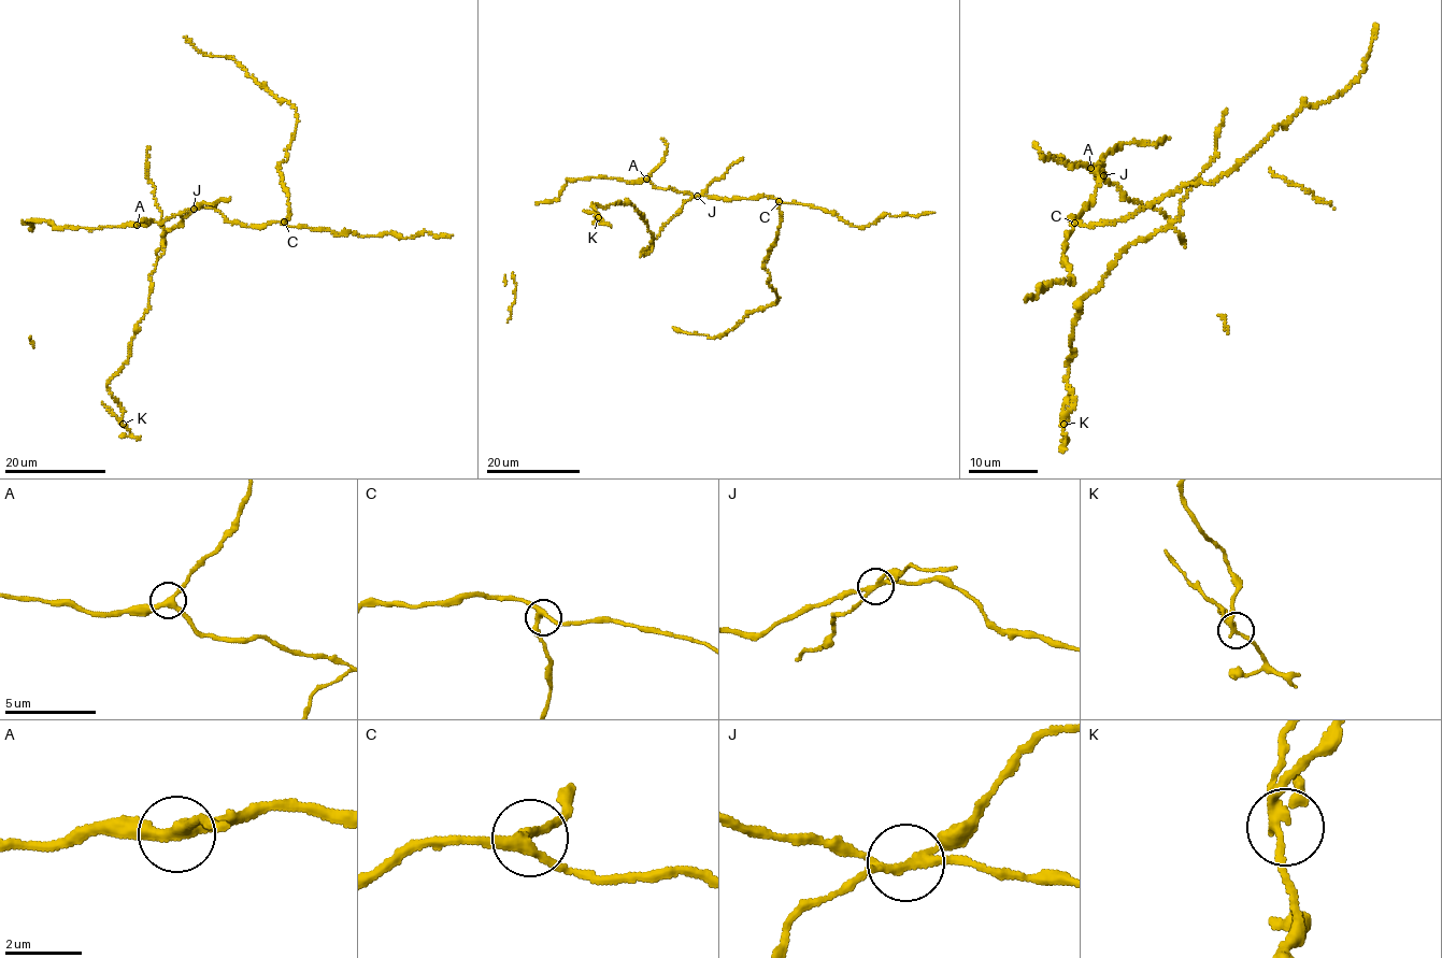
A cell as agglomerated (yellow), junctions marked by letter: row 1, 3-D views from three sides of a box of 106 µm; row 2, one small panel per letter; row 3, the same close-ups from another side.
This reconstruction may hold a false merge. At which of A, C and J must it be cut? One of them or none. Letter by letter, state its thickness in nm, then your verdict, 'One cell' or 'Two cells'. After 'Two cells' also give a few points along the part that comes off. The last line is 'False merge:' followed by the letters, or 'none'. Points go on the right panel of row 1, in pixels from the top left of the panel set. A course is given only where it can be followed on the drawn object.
A: Thickness 280 nm. One cell
C: Thickness 260 nm. One cell
J: Thickness 190 nm. Two cells. Course of the part to remove: (1102, 174), (1171, 223), (1137, 240), (1081, 301), (1068, 363), (1073, 405), (1060, 440)
False merge: J

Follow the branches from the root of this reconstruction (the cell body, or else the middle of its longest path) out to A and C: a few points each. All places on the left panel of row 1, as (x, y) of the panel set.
A: (193, 210), (174, 213), (161, 222), (137, 225)
C: (193, 210), (214, 206), (229, 222), (253, 227), (284, 222)

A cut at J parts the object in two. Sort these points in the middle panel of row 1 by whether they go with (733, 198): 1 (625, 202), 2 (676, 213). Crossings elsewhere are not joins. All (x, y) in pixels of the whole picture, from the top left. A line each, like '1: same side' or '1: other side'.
1: other side
2: other side

